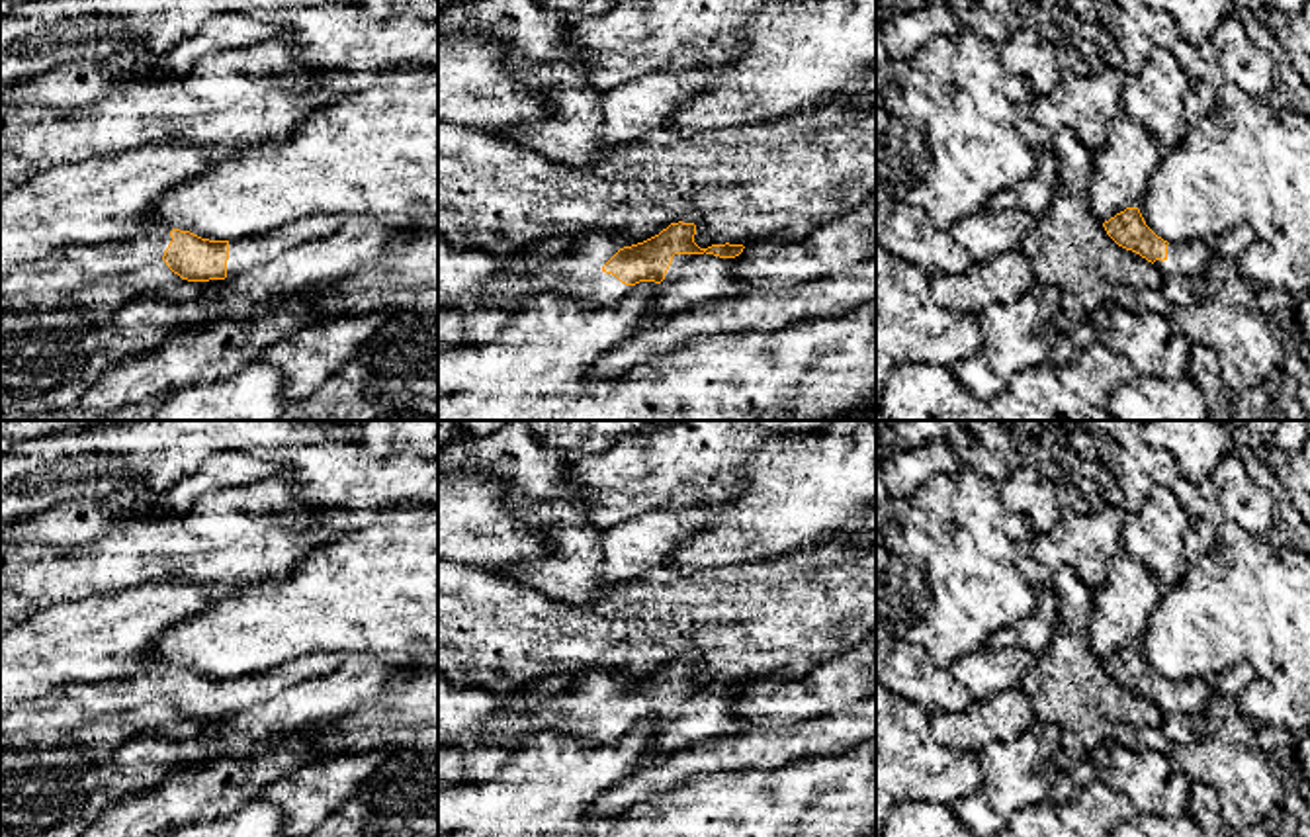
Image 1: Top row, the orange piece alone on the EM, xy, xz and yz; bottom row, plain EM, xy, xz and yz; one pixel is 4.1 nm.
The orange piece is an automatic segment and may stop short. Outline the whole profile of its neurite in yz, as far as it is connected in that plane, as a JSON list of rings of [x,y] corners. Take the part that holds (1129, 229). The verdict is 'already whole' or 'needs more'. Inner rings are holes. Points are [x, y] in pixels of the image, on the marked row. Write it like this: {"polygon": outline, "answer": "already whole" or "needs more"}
{"polygon": [[[1126,207],[1105,221],[1103,227],[1118,246],[1152,262],[1161,276],[1171,276],[1175,272],[1187,278],[1201,276],[1212,256],[1210,244],[1202,241],[1163,241],[1146,225],[1138,207]]], "answer": "needs more"}

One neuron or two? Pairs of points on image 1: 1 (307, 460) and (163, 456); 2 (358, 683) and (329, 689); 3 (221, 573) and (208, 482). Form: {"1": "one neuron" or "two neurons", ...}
{"1": "one neuron", "2": "one neuron", "3": "two neurons"}

